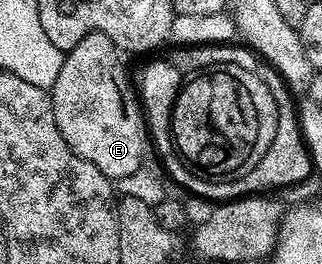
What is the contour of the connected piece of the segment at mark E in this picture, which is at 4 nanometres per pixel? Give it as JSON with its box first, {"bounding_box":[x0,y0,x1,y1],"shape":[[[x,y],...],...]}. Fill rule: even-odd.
{"bounding_box":[50,32,146,181],"shape":[[[91,32],[67,51],[62,73],[58,73],[58,81],[50,88],[54,121],[58,121],[66,145],[113,181],[134,174],[146,160],[142,108],[133,88],[132,91],[128,88],[119,57],[118,48],[106,33]]]}

